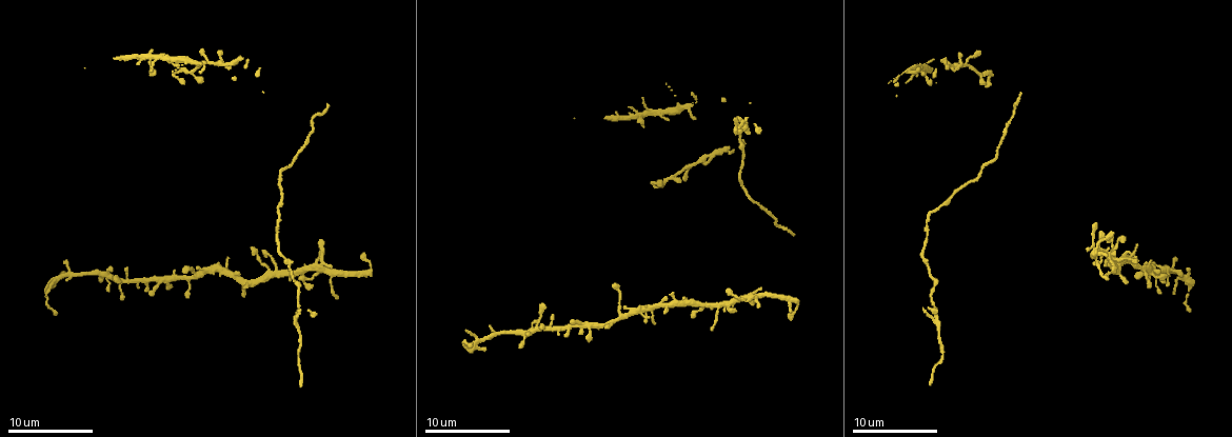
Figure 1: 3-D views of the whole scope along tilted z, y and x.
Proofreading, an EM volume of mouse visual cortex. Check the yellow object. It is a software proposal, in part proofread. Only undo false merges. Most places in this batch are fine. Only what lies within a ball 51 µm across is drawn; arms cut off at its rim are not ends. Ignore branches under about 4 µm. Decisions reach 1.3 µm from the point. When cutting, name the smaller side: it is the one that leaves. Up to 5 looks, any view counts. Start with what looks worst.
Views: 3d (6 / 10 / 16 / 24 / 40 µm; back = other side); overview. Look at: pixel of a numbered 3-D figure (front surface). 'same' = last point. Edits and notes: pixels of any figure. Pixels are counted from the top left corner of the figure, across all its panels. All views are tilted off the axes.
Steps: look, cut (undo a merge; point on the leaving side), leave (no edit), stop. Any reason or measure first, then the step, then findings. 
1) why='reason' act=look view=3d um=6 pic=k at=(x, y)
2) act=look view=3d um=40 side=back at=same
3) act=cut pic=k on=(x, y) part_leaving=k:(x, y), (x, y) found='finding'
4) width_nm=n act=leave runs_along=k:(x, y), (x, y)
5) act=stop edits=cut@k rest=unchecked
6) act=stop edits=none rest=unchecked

why='two arms in line, one across' act=look view=3d um=16 pic=1 at=(324, 272)

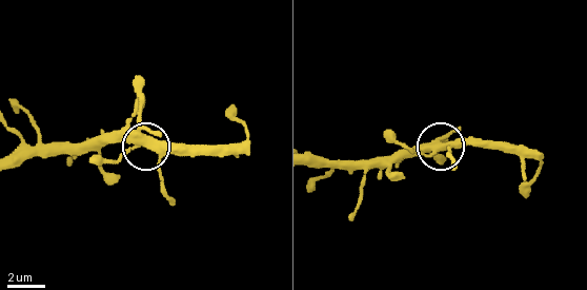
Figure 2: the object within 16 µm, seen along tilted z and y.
act=leave runs_along=2:(135, 82), (142, 142), (150, 147), (190, 147) found='one neuron here'

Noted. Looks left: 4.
why='four arms meet' act=look view=3d um=6 pic=1 at=(268, 272)

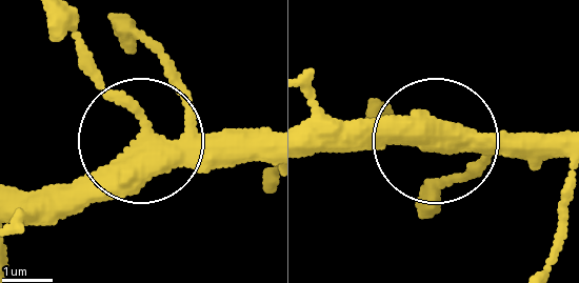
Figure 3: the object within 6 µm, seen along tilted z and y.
arms=4 act=leave found='all the same neuron'

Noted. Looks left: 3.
why='narrows sharply' act=look view=3d um=10 pic=1 at=(992, 74)

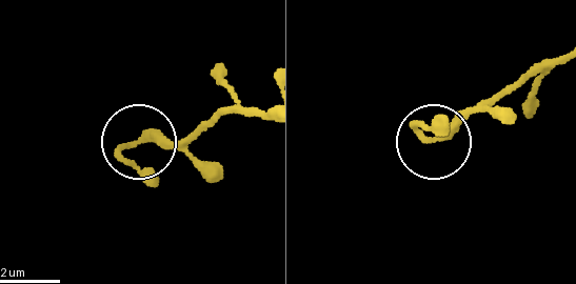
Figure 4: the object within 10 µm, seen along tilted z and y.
width_nm=230 act=leave found='continuous, no second neuron'

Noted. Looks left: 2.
act=stop edits=none rest=unchecked

